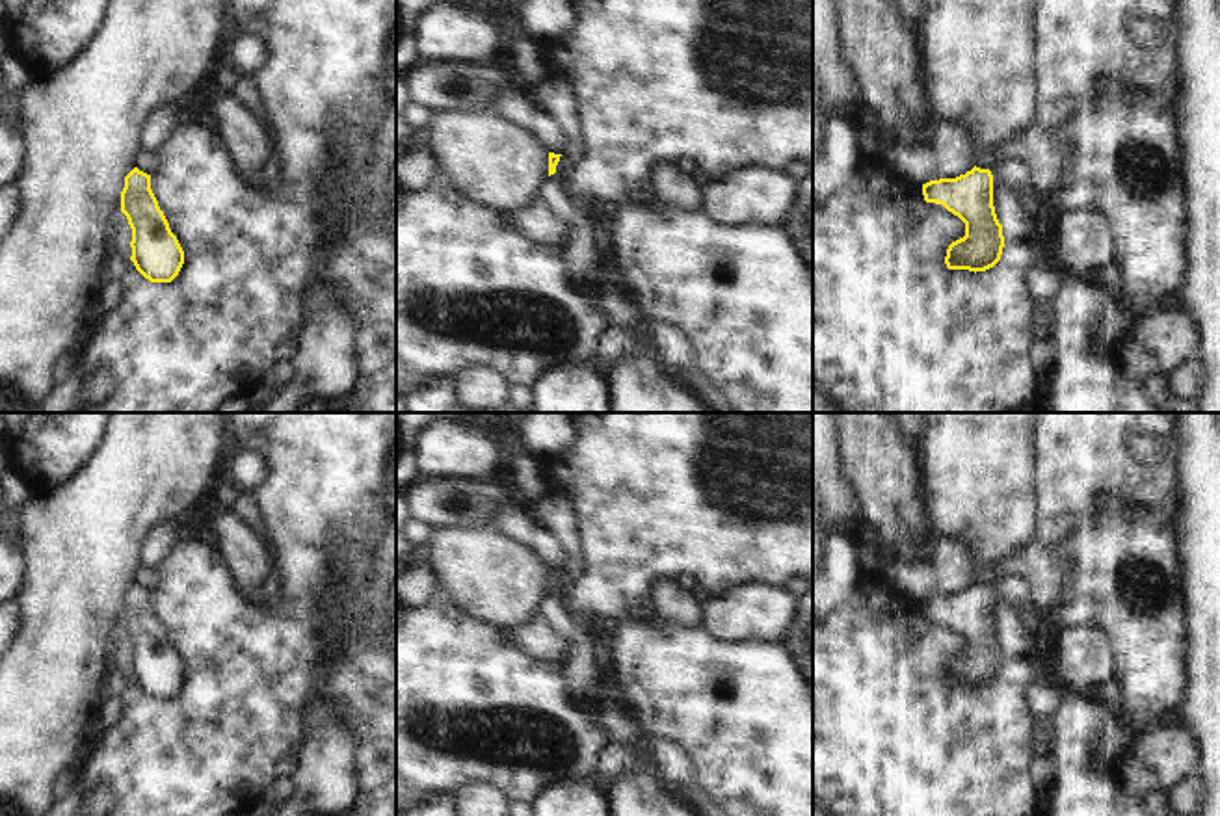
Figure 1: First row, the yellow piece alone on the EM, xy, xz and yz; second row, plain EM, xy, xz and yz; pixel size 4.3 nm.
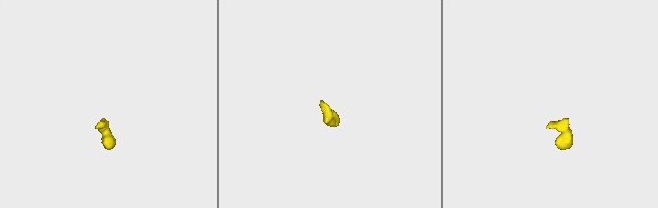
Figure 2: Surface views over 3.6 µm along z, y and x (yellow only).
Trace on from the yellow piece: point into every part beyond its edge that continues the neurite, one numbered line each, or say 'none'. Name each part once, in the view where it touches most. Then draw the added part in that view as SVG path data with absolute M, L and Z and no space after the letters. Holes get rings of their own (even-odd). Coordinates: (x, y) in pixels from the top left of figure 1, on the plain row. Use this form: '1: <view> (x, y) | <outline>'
1: yz (1014, 590) | M1006 576L995 586L989 586L993 591L993 600L1004 599L1012 606L1023 606L1034 602L1034 587L1028 580L1021 576Z

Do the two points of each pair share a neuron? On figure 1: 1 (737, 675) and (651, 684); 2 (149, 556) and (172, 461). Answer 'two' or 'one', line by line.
1: one
2: two

